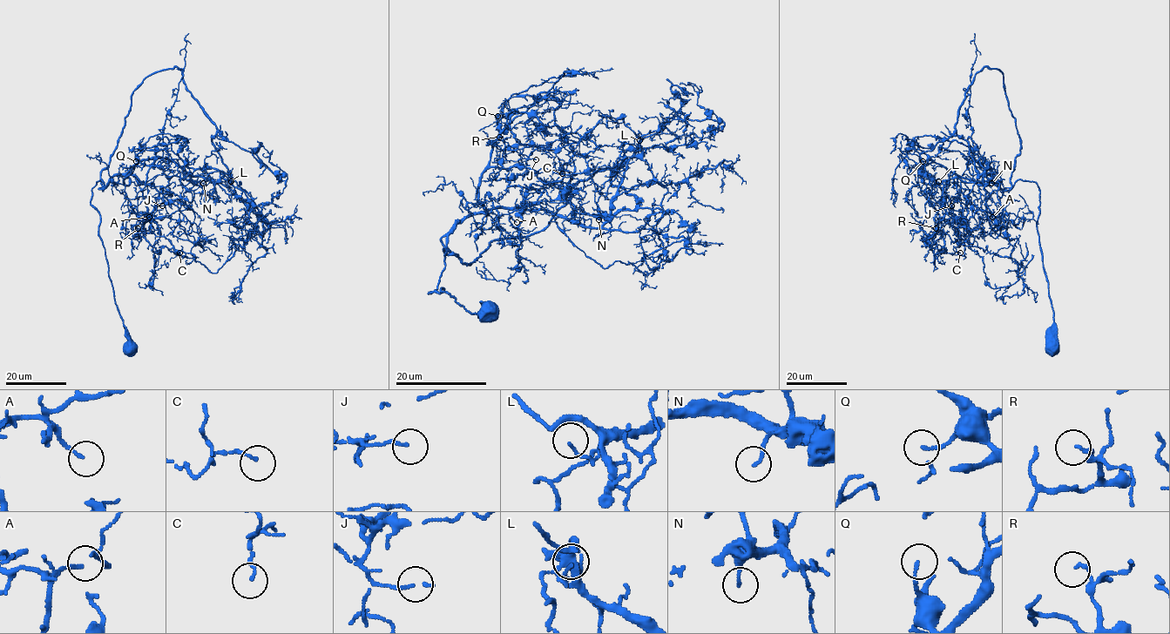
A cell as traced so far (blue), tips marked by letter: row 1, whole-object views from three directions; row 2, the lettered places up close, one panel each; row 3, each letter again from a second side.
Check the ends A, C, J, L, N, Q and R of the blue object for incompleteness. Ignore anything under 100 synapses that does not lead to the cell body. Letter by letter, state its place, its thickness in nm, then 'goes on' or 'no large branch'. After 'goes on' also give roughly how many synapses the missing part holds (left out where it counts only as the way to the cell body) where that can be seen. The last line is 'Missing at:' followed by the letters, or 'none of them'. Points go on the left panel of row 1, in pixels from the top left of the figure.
A: (149, 217) | 120 nm | no large branch
C: (179, 252) | 110 nm | no large branch
J: (162, 205) | 120 nm | no large branch
L: (231, 181) | 110 nm | goes on | 150 syn
N: (203, 183) | 110 nm | no large branch
Q: (136, 161) | 130 nm | no large branch
R: (138, 228) | 110 nm | no large branch
Missing at: L

